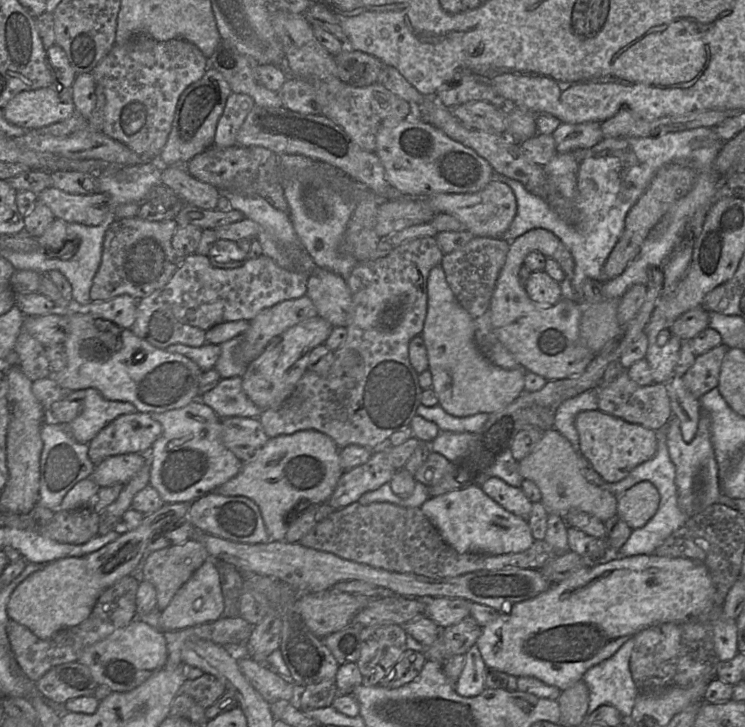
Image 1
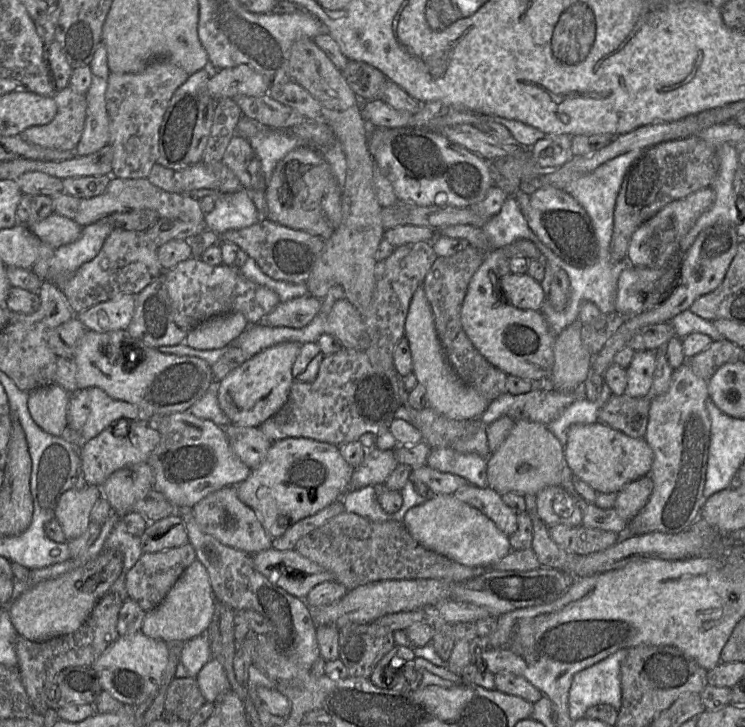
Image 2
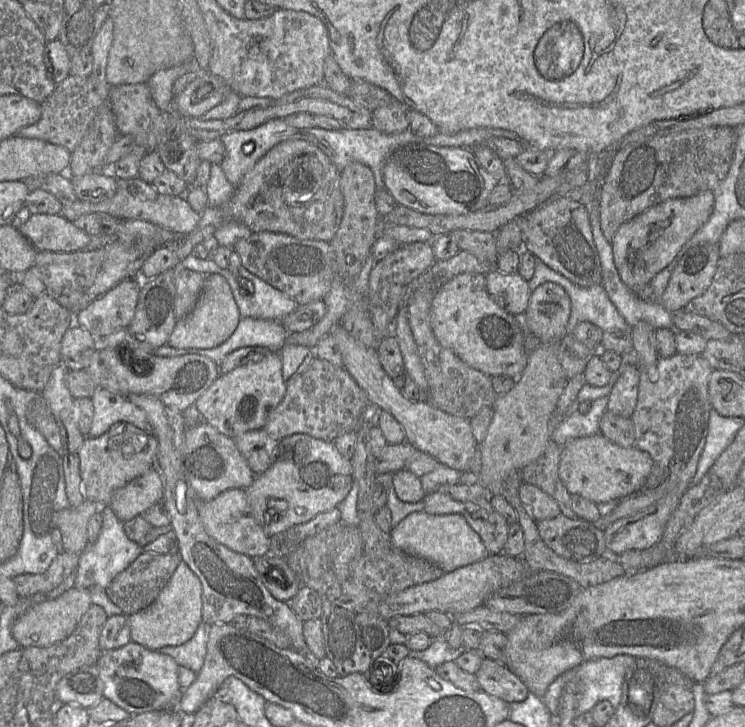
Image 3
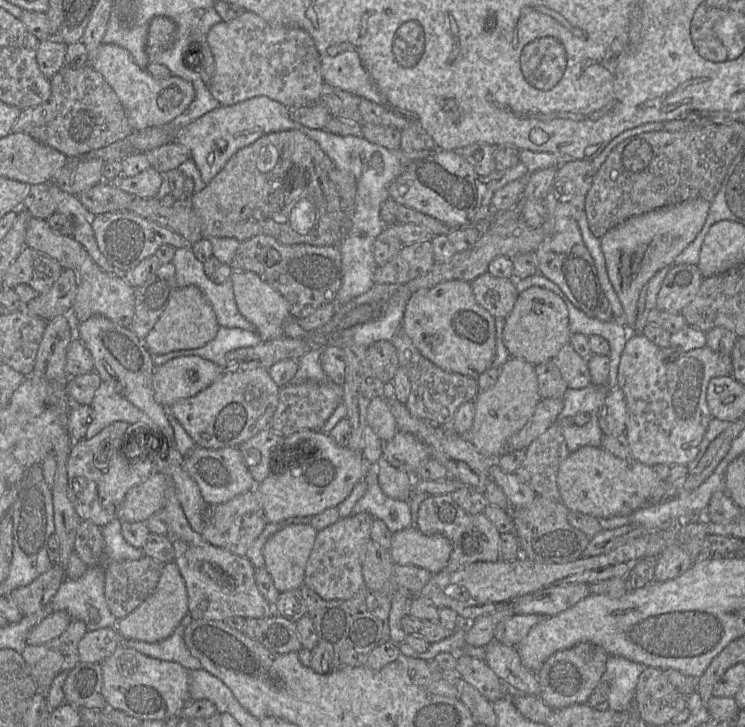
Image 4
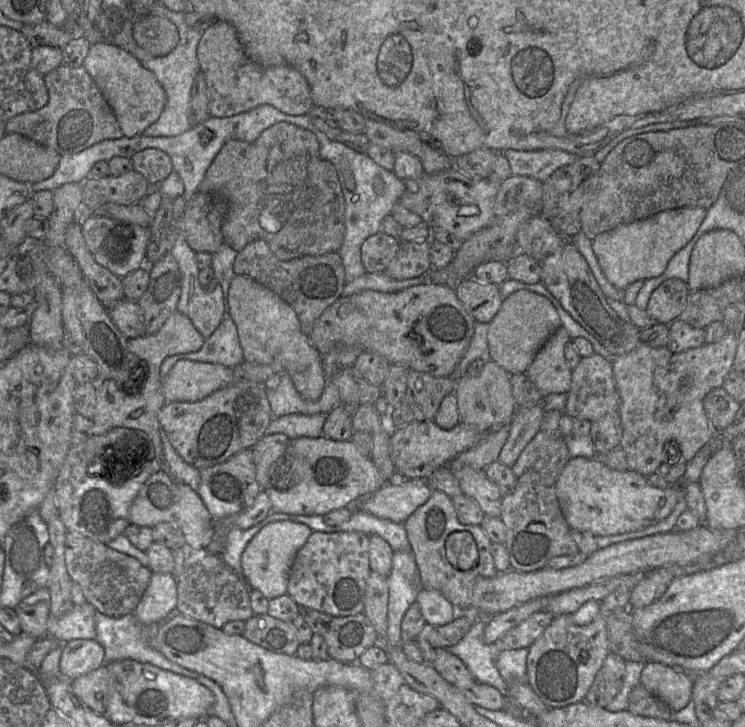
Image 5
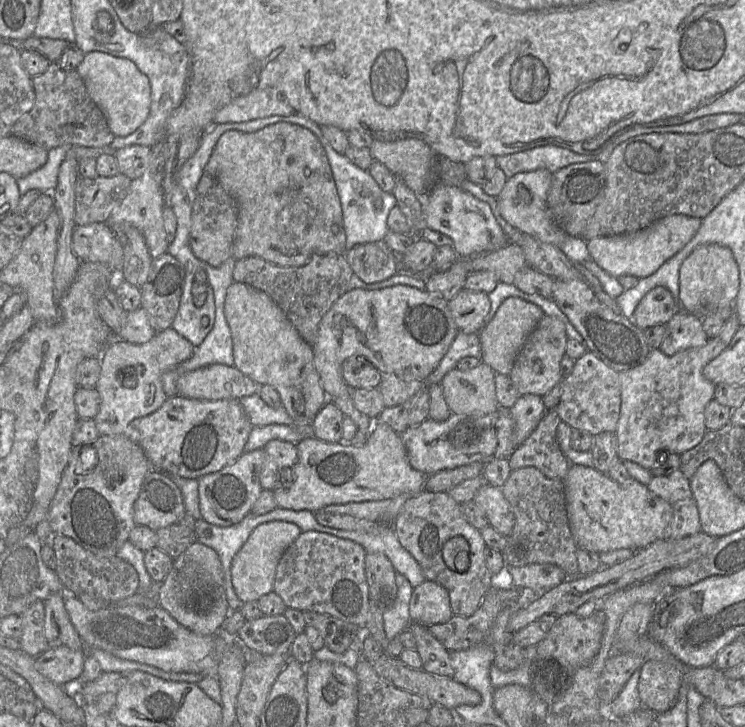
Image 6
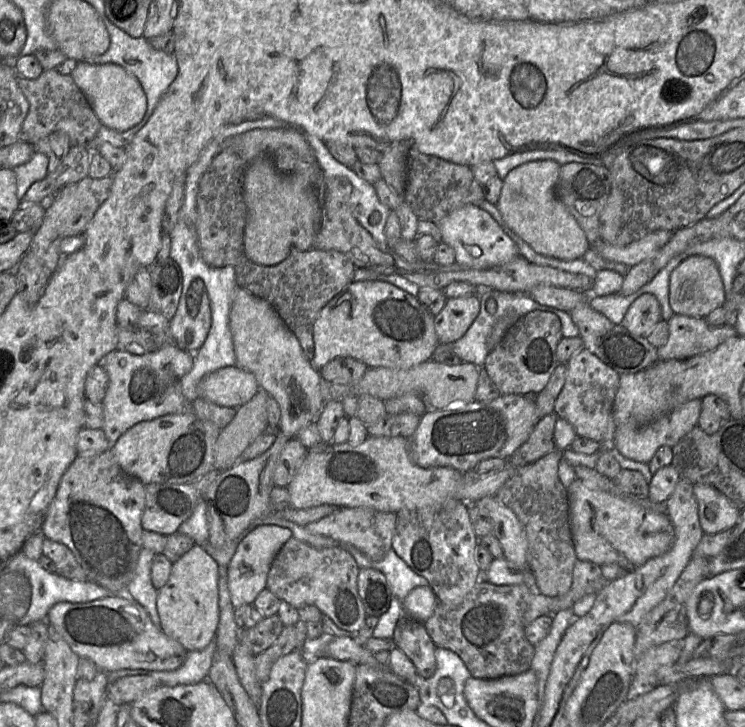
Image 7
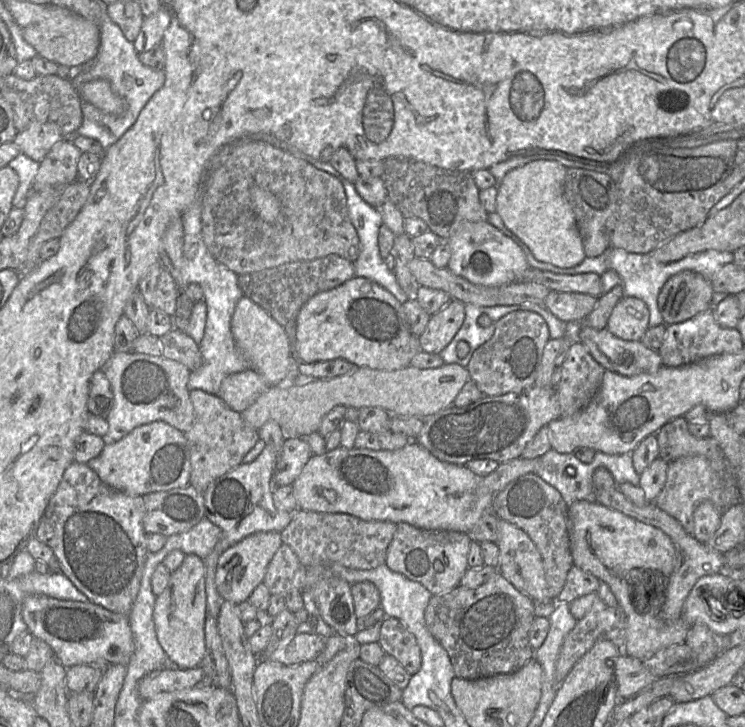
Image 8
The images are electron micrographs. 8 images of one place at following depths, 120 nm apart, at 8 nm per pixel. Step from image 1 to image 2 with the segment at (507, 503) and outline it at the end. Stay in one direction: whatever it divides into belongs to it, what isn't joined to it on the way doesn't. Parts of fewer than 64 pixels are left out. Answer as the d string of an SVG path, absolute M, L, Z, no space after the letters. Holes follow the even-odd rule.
M468 483L455 491L453 495L457 499L480 510L504 534L511 536L517 530L518 515L503 502L501 494L493 489L477 487Z

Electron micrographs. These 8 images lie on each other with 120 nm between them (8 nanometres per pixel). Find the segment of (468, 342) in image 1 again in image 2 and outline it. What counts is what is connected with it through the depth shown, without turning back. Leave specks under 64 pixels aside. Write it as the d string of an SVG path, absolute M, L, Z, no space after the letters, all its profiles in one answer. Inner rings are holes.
M422 285L417 288L410 302L404 325L404 338L407 339L411 351L412 373L418 383L424 386L429 407L439 415L452 420L479 419L488 408L490 401L474 387L466 384L448 362Z

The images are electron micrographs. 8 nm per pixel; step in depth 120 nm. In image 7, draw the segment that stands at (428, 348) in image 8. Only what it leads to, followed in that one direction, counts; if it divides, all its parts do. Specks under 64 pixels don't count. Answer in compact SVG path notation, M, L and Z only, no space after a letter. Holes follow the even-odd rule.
M477 294L450 298L443 309L434 316L434 327L439 344L454 343L469 329L480 311Z

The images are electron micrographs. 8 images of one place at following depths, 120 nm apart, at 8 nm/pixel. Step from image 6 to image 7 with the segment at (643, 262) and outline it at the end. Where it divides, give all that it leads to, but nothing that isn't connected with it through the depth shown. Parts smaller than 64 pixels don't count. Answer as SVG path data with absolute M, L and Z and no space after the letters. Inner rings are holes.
M657 230L626 246L614 246L600 238L591 248L608 261L632 267L661 249L672 234L673 231Z

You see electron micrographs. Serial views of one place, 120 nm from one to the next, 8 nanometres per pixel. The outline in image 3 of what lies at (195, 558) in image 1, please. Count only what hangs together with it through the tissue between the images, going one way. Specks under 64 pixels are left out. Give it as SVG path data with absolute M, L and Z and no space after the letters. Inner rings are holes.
M143 552L114 578L109 587L109 598L126 616L147 608L155 601L181 561L179 553L159 554Z

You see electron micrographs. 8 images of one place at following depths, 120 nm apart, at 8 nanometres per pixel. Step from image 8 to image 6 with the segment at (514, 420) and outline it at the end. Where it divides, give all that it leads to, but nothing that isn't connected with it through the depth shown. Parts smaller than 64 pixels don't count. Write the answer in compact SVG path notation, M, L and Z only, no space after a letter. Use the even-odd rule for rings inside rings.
M498 409L487 415L452 413L444 421L427 418L422 423L400 433L400 437L411 467L427 476L473 462L486 465L493 460L507 459L517 448L514 420L507 409Z

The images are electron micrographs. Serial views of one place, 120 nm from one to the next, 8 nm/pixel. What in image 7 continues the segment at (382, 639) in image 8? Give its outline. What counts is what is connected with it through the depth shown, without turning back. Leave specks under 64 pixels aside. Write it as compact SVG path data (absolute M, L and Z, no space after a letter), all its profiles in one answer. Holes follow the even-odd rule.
M405 614L398 620L392 636L396 648L403 651L415 666L416 673L424 679L436 671L436 645L424 623Z

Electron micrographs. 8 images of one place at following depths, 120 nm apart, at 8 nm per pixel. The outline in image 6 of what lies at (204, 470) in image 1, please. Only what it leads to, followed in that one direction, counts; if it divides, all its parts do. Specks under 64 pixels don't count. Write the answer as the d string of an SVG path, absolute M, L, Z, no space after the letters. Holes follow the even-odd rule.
M262 449L243 452L232 464L217 472L201 476L198 479L201 519L213 525L227 527L247 516L262 491L260 473L264 458Z

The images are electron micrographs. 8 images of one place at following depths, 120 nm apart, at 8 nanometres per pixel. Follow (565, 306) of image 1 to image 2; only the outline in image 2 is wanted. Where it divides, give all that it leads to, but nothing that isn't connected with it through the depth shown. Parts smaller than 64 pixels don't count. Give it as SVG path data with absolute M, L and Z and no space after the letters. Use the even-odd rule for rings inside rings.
M520 239L487 252L469 282L461 308L461 323L474 347L489 363L507 375L546 381L554 363L553 344L556 337L549 331L541 311L514 307L501 290L501 278L510 273L509 262L516 256L544 259L537 244L528 239Z

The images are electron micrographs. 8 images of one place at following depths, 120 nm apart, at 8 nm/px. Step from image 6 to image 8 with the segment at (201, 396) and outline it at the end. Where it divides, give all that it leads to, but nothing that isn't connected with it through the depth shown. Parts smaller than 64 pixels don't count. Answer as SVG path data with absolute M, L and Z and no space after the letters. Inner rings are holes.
M247 368L225 377L217 396L232 410L241 413L269 387L258 372Z

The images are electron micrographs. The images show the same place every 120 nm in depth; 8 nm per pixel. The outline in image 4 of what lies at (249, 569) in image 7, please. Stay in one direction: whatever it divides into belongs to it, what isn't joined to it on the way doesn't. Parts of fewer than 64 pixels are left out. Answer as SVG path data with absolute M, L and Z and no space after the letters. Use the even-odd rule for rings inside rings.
M291 524L265 543L264 567L280 593L297 590L304 584L306 564L317 532L310 524Z

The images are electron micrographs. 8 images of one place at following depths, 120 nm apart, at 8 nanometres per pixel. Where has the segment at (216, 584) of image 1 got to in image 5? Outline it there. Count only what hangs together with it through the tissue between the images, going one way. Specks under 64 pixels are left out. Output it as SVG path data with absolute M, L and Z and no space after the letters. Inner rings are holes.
M154 573L133 615L142 624L158 624L177 607L177 583L172 573Z

